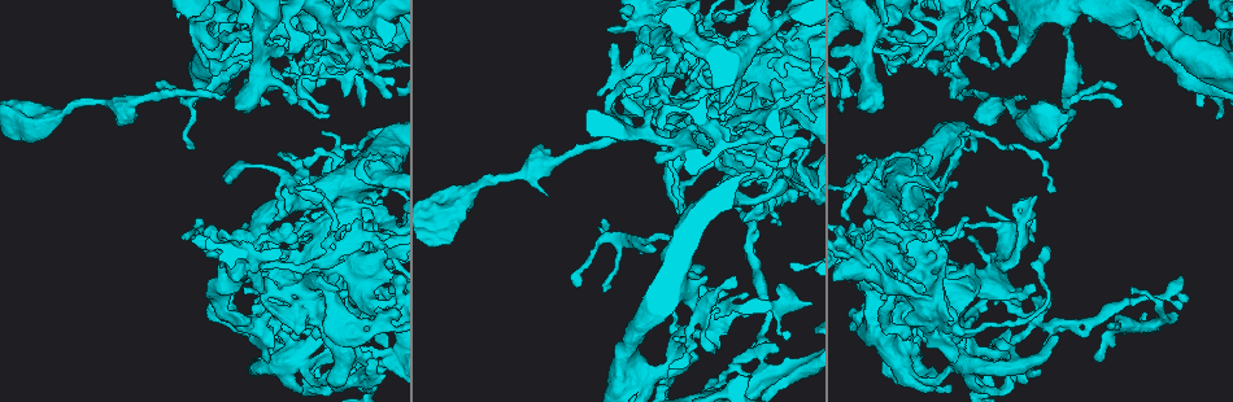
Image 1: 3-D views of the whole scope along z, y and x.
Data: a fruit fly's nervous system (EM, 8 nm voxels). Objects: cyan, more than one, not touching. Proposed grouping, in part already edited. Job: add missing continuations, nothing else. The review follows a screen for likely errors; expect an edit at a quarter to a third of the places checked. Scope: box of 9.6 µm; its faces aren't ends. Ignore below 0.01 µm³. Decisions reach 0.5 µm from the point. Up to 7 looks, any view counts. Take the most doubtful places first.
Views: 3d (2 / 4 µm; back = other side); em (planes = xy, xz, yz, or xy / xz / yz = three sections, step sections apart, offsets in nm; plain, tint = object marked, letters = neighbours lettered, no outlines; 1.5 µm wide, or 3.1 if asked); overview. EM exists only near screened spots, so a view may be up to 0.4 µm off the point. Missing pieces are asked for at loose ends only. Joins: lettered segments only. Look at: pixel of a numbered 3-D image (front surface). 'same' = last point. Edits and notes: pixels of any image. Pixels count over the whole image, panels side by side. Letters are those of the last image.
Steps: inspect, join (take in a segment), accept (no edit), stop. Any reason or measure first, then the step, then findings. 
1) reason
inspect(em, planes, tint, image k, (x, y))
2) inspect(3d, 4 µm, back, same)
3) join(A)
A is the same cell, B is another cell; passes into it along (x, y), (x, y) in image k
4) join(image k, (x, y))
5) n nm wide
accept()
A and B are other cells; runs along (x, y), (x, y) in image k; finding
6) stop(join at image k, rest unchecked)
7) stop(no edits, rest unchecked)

branch stops here
inspect(3d, 4 µm, image 1, (1052, 338))

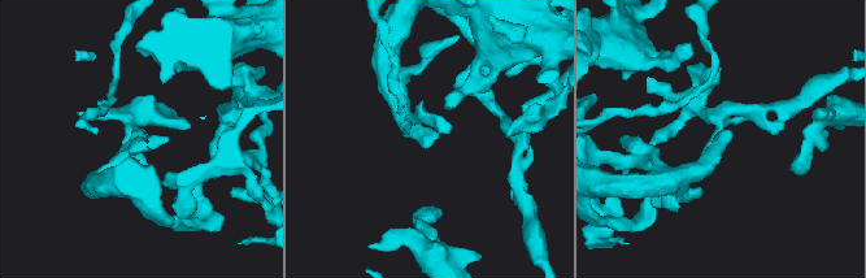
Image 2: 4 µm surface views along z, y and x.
inspect(em, planes, tint, image 2, (437, 135))

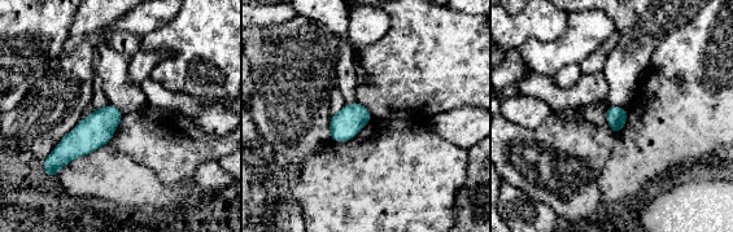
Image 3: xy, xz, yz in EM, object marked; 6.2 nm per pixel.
see the neighbours
inspect(em, planes, letters, same)

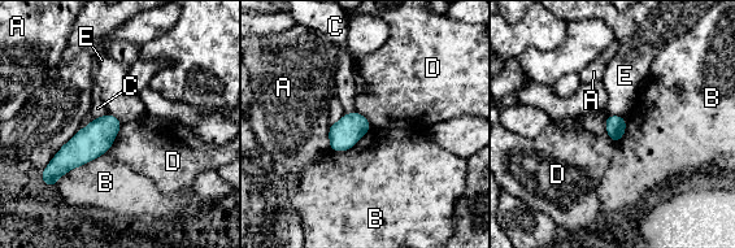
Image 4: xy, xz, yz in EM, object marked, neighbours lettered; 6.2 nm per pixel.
B touches over 400 nm
accept()
A, B, C, D and E are other cells; border along (122, 124), (107, 151) in image 4; none of them fits

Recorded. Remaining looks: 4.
inspect(em, planes, plain, image 1, (330, 116))

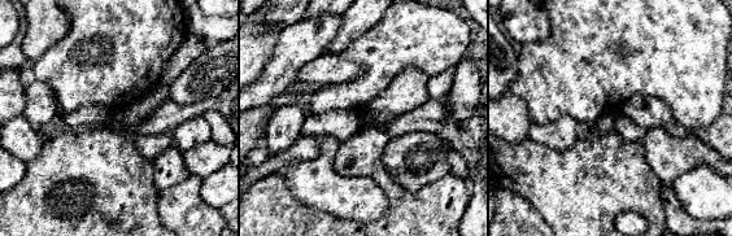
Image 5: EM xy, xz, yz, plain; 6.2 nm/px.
inspect(em, planes, letters, same)

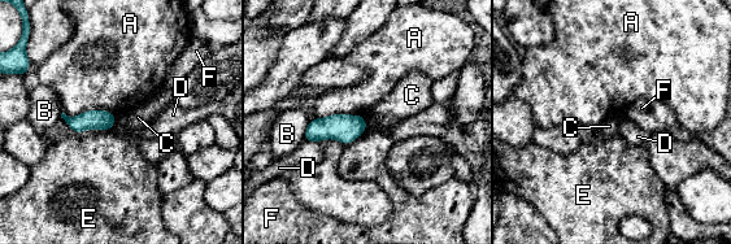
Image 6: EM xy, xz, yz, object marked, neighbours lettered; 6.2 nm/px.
120 nm wide
accept()
A, B, C, D, E and F are other cells; border along (117, 117), (111, 129) in image 6; no lettered segment goes on from it

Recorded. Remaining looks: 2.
tapers out
inspect(em, planes, letters, image 1, (604, 288))

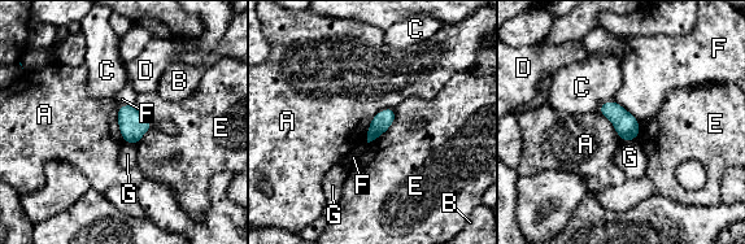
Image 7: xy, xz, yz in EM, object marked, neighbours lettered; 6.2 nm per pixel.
A touches over 280 nm
accept()
A, B, C, D, E, F and G are other cells; border along (392, 107), (373, 118), (366, 142) in image 7; no lettered segment goes on from it

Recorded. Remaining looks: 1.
stop(no edits, rest unchecked)

